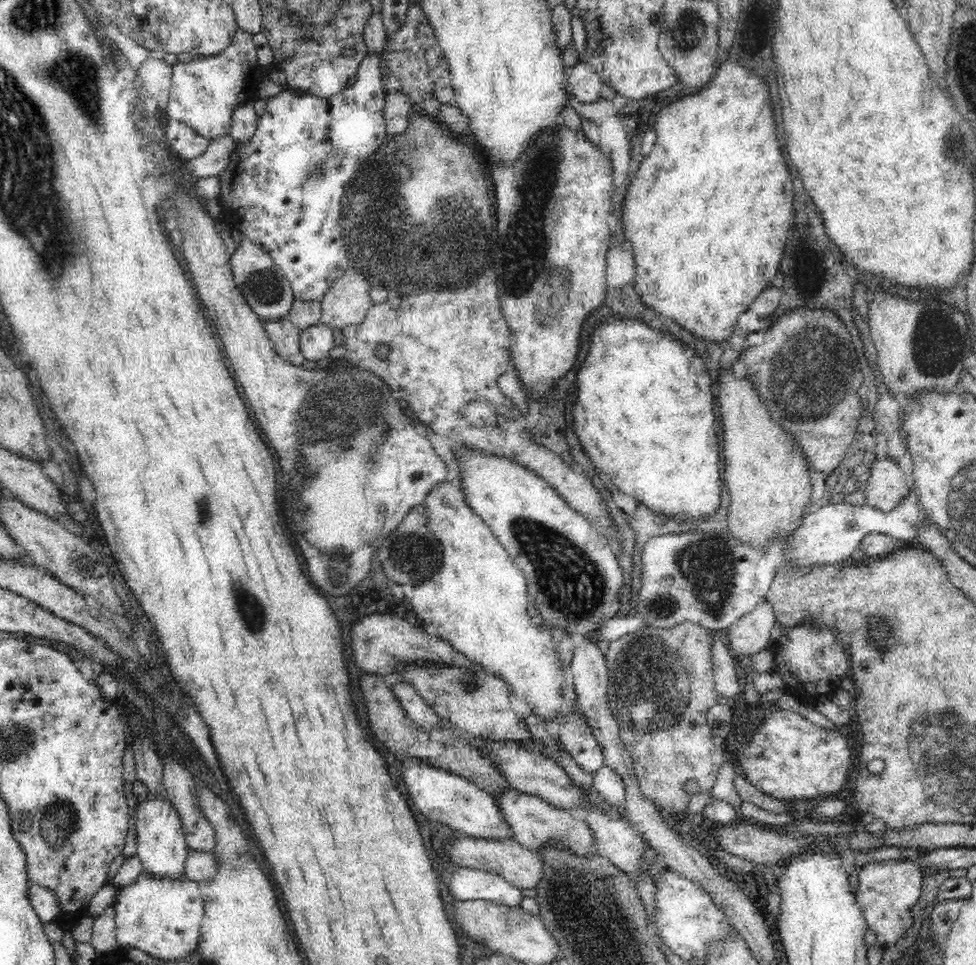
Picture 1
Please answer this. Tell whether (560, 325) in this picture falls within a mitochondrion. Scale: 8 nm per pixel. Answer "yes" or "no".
no

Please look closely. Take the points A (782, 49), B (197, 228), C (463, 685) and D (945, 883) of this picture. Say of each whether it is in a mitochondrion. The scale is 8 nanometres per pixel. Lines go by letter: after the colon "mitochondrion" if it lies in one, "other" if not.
A: other
B: other
C: mitochondrion
D: other

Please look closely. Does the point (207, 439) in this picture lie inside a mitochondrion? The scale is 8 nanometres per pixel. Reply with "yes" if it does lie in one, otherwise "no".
no

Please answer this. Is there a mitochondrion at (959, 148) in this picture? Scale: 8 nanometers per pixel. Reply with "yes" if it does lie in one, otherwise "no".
yes

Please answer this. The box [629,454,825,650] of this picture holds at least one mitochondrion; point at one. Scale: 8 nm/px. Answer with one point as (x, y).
(709, 568)

